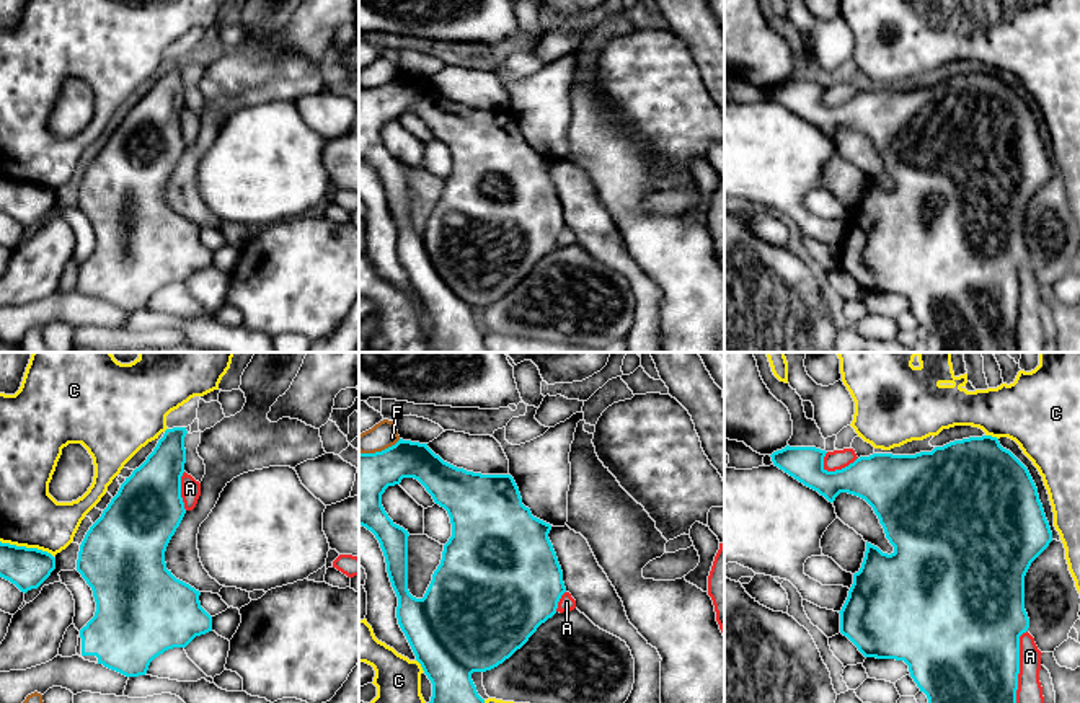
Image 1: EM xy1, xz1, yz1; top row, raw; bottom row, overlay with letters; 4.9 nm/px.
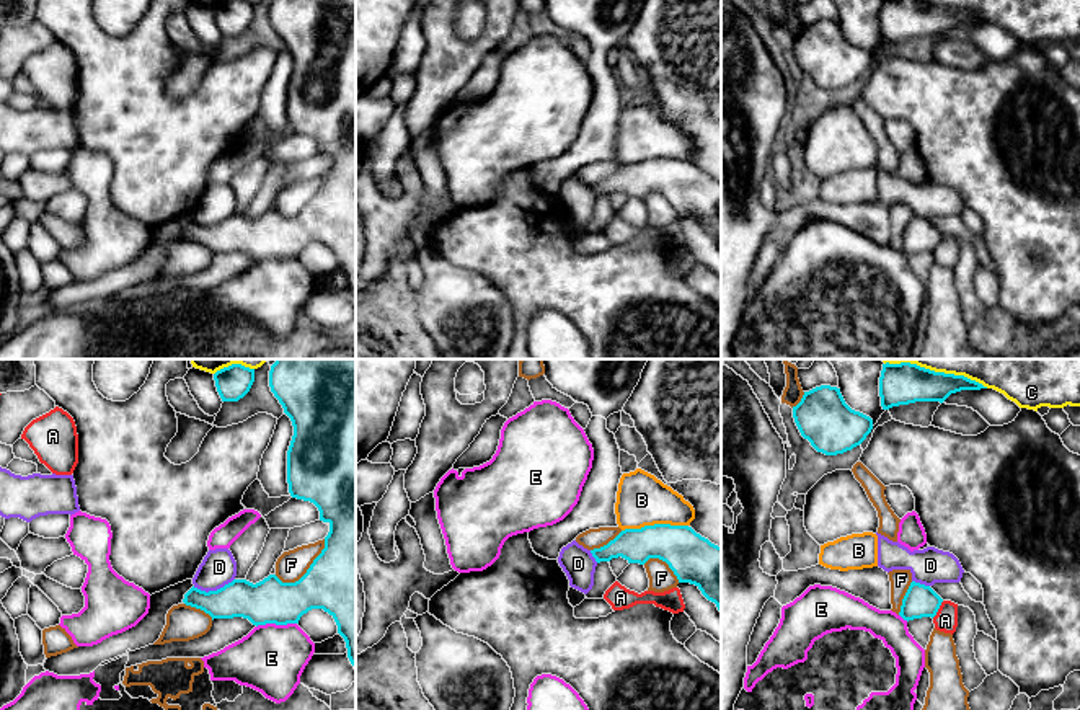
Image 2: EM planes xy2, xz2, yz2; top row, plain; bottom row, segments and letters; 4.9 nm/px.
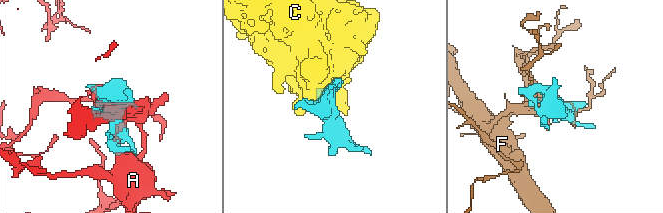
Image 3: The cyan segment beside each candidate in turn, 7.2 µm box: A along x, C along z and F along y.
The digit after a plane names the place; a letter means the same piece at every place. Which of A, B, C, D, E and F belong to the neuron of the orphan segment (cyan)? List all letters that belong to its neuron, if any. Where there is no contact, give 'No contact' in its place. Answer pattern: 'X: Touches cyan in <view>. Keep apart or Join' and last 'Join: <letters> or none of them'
A: Touches cyan in yz1. Keep apart
B: Touches cyan in xz2. Keep apart
C: Touches cyan in xy1. Keep apart
D: Touches cyan in xy2. Keep apart
E: Touches cyan in xy2. Keep apart
F: Touches cyan in xy2. Keep apart
Join: none of them

